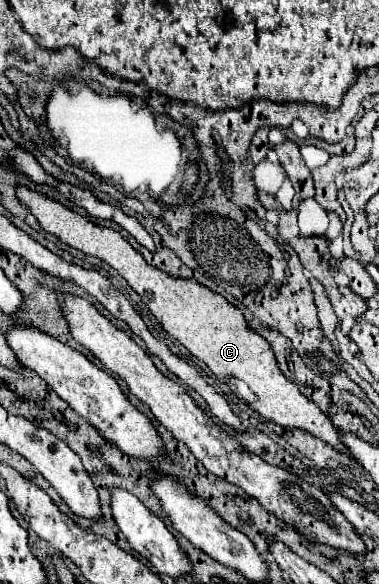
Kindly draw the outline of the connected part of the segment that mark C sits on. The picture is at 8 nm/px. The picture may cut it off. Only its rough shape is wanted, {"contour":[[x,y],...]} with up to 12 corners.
{"contour":[[18,187],[44,231],[114,267],[254,411],[344,455],[340,431],[282,375],[238,307],[156,267],[118,231]]}

